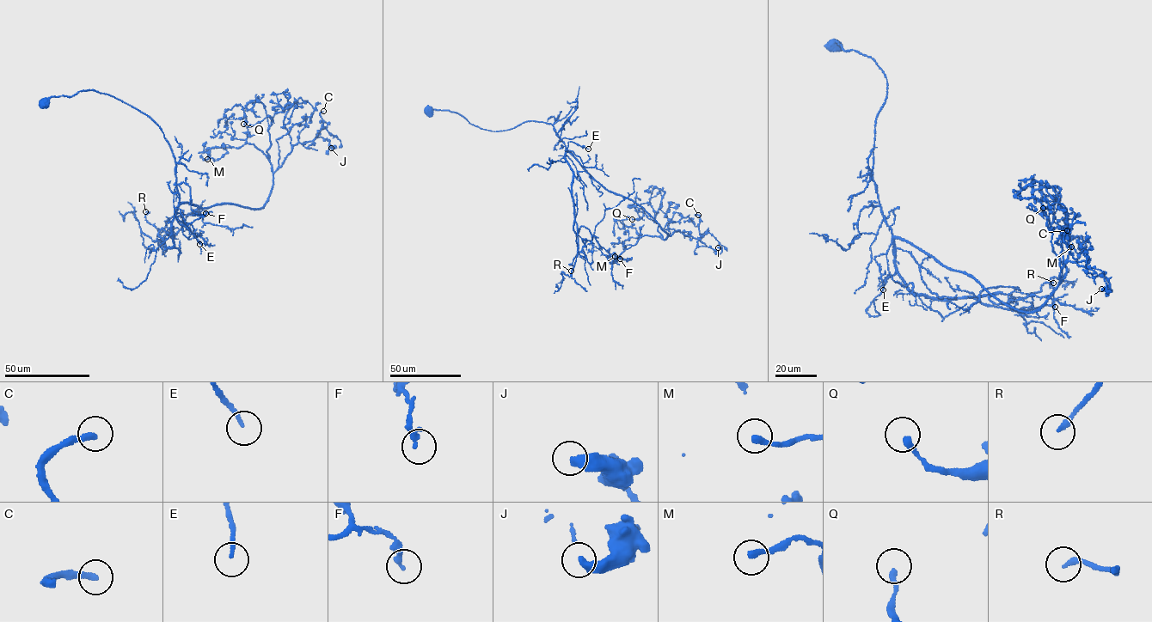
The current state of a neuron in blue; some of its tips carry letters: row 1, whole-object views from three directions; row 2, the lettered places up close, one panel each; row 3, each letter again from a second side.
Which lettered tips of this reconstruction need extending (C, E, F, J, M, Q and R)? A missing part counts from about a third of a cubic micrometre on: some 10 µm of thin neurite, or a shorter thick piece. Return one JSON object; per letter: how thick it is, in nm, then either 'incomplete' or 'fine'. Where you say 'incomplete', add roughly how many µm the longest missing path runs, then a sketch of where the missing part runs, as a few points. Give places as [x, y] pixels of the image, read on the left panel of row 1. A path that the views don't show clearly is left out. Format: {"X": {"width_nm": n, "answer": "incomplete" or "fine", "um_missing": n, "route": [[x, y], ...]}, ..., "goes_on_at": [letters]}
{"C": {"width_nm": 280, "answer": "incomplete", "um_missing": 7}, "E": {"width_nm": 150, "answer": "fine"}, "F": {"width_nm": 220, "answer": "fine"}, "J": {"width_nm": 440, "answer": "fine"}, "M": {"width_nm": 240, "answer": "fine"}, "Q": {"width_nm": 240, "answer": "fine"}, "R": {"width_nm": 240, "answer": "fine"}, "goes_on_at": ["C"]}

